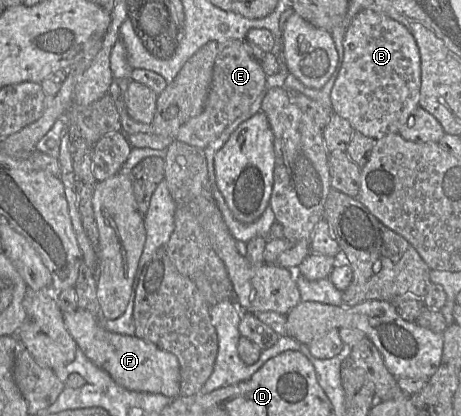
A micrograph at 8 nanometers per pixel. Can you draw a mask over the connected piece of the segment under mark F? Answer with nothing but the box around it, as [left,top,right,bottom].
[63,308,179,399]

